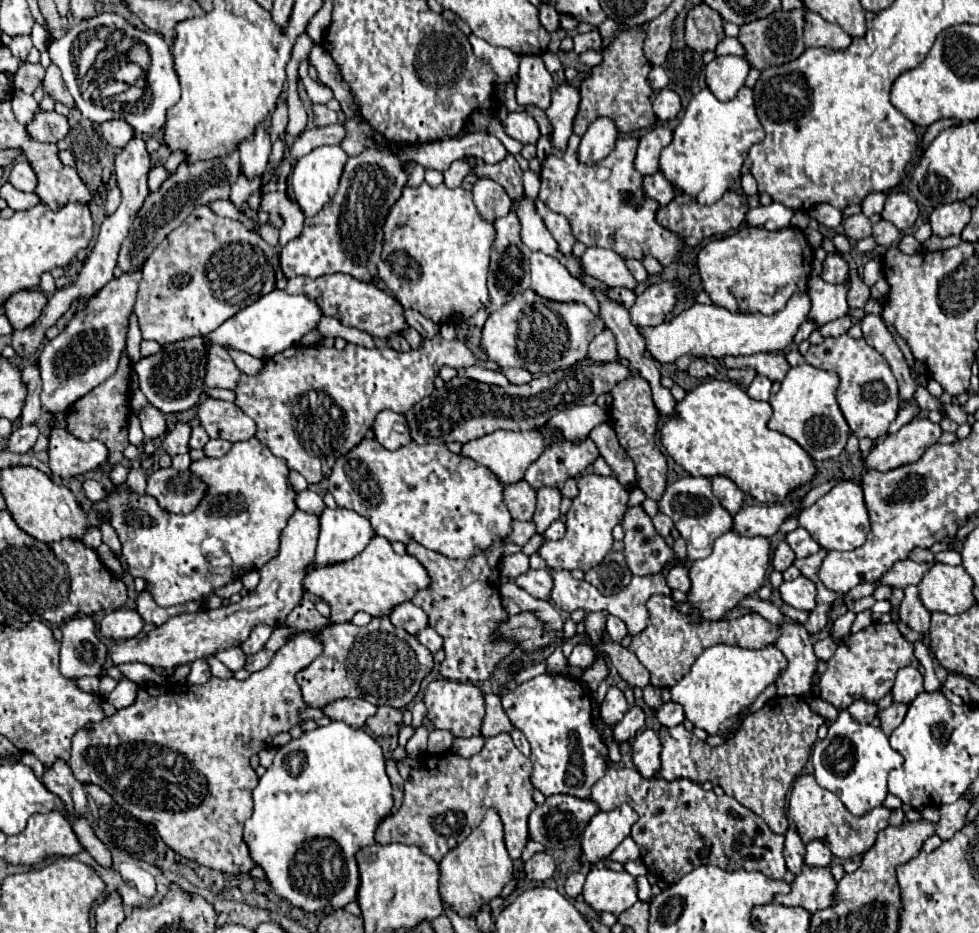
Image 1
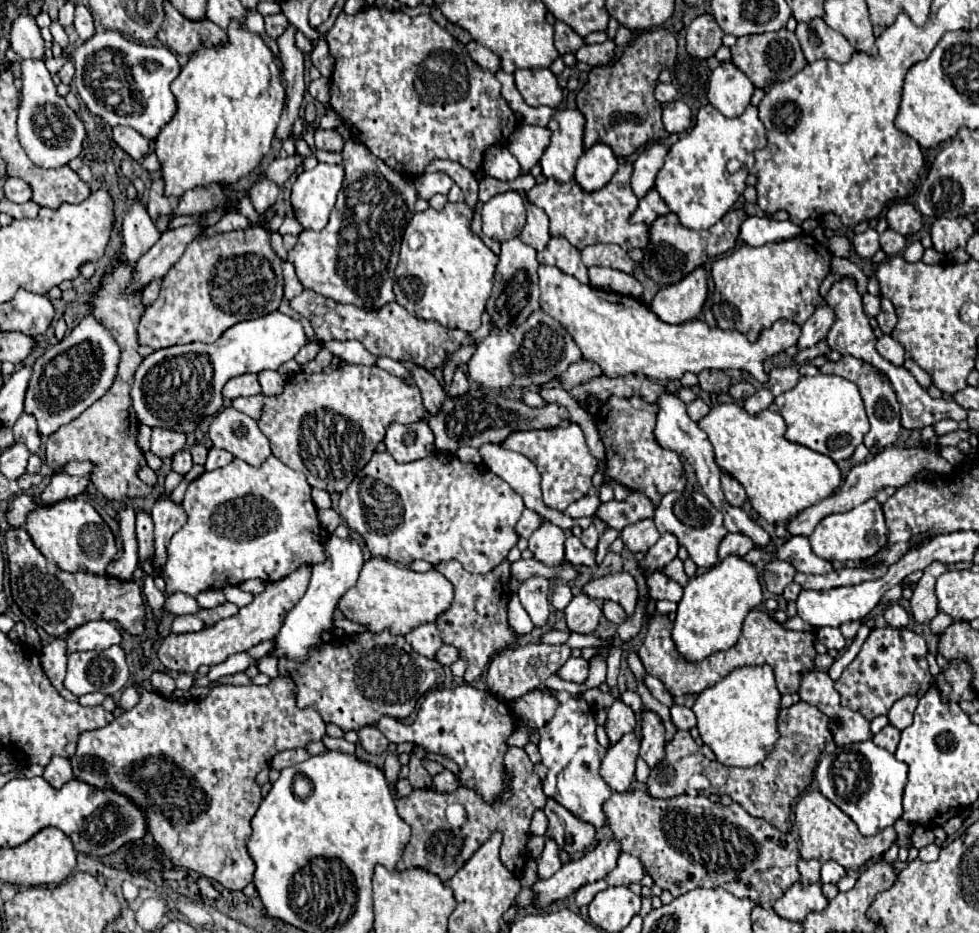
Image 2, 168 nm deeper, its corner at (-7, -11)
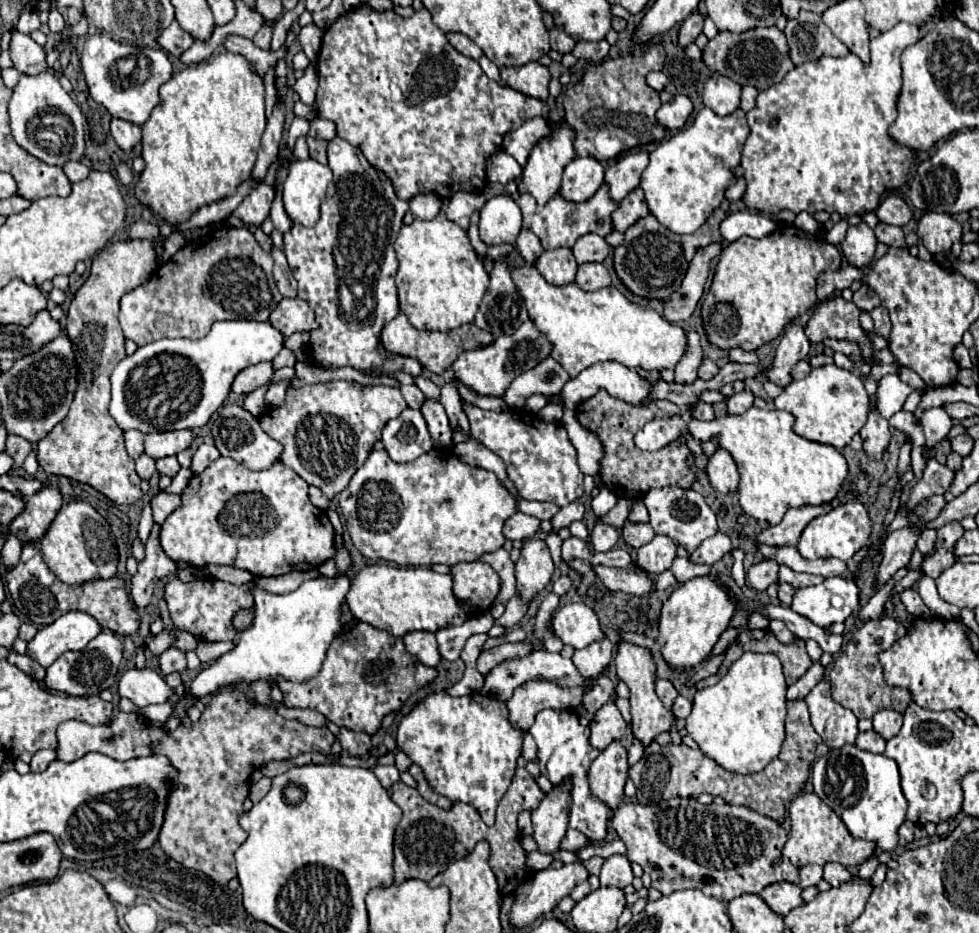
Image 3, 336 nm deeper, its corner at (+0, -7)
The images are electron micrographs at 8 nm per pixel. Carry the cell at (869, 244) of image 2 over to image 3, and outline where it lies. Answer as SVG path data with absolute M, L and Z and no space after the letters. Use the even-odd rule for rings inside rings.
M859 223L847 229L847 237L841 243L841 251L845 259L855 267L867 267L873 261L875 253L875 233L867 223Z

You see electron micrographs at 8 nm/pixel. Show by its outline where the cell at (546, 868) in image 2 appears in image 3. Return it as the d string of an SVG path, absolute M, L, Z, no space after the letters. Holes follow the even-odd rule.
M567 781L559 787L553 787L553 791L547 793L541 805L531 813L535 829L533 837L539 845L539 853L547 855L559 851L559 843L567 831L569 789L571 785Z

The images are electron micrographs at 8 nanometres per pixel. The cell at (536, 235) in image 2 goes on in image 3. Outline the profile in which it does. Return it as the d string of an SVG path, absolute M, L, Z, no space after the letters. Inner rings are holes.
M521 231L519 233L519 237L517 237L517 241L515 241L515 247L519 249L519 253L523 255L523 259L531 265L531 263L535 263L535 259L541 255L541 251L543 251L543 247L541 247L541 243L539 243L539 237L533 233L533 231Z

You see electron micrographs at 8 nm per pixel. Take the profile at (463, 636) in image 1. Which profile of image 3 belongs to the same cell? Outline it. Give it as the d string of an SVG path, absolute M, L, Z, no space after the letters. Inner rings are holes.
M457 563L451 567L453 593L461 603L469 603L471 615L487 613L499 593L501 581L491 565L477 563Z

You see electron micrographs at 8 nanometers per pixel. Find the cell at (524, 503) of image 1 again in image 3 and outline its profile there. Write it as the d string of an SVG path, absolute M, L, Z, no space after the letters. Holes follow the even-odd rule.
M517 511L515 515L511 515L507 521L505 521L505 527L503 527L503 533L507 539L515 541L515 539L525 539L525 537L533 537L537 531L539 531L539 519L537 517L531 517L531 515L525 515L521 511Z

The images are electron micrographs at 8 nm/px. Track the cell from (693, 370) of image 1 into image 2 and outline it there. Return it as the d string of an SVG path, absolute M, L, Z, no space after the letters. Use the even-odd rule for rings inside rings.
M706 369L698 375L698 379L700 379L702 391L708 391L708 393L726 393L730 387L728 373L720 369Z

